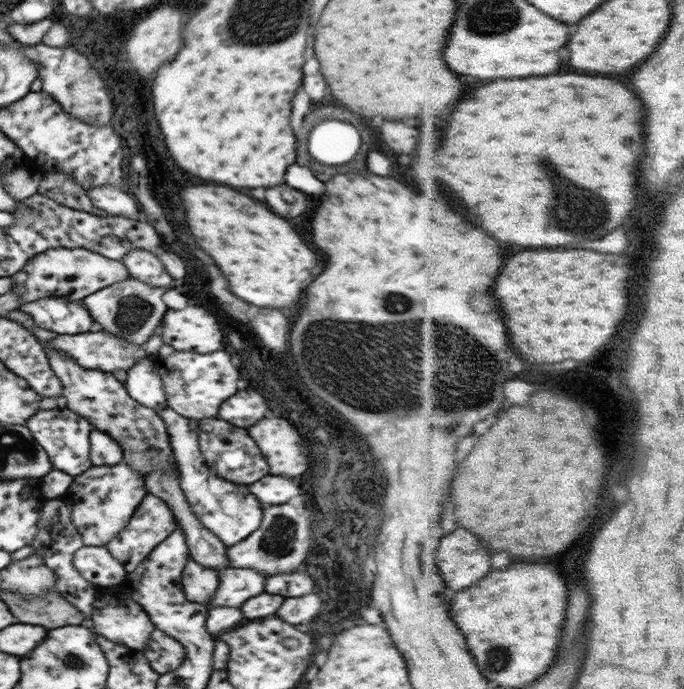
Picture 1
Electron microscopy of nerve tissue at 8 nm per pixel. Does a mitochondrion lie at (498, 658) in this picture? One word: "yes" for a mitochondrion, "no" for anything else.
yes

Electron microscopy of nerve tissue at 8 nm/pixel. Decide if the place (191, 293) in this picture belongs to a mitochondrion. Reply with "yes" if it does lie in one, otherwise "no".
no

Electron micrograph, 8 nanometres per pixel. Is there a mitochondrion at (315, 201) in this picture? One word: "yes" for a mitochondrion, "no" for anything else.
no

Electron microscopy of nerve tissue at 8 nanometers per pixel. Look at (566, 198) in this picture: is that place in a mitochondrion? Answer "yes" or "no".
yes

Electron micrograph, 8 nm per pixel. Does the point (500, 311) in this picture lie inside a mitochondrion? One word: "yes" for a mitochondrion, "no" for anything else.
no

